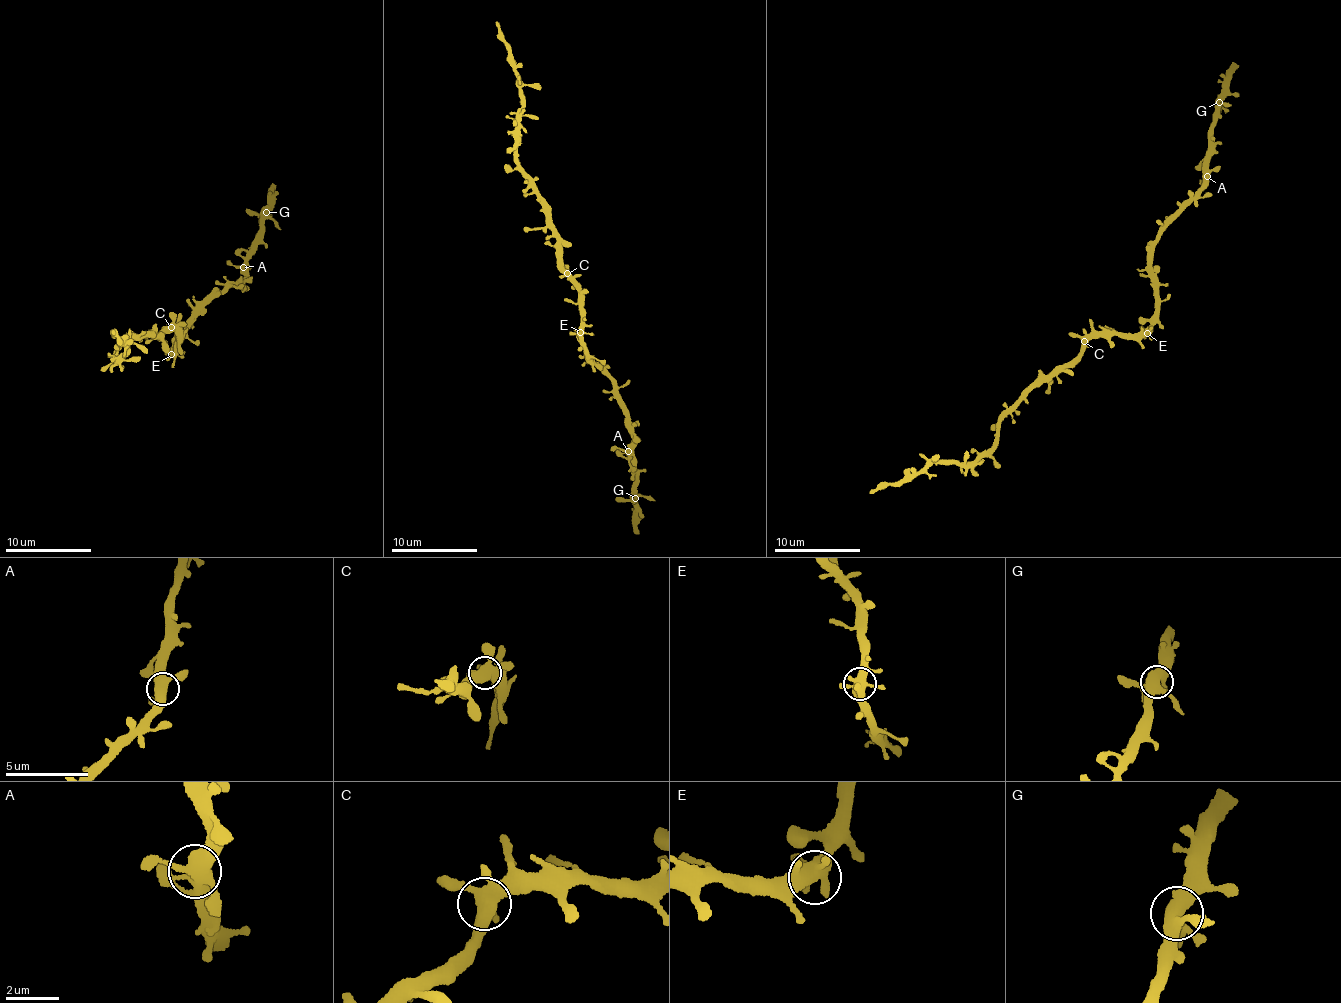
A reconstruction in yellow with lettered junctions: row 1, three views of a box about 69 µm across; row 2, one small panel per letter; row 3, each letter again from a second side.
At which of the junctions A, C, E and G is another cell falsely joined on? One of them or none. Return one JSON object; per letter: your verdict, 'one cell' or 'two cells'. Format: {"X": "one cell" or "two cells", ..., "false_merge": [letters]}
{"A": "one cell", "C": "one cell", "E": "one cell", "G": "one cell", "false_merge": []}

